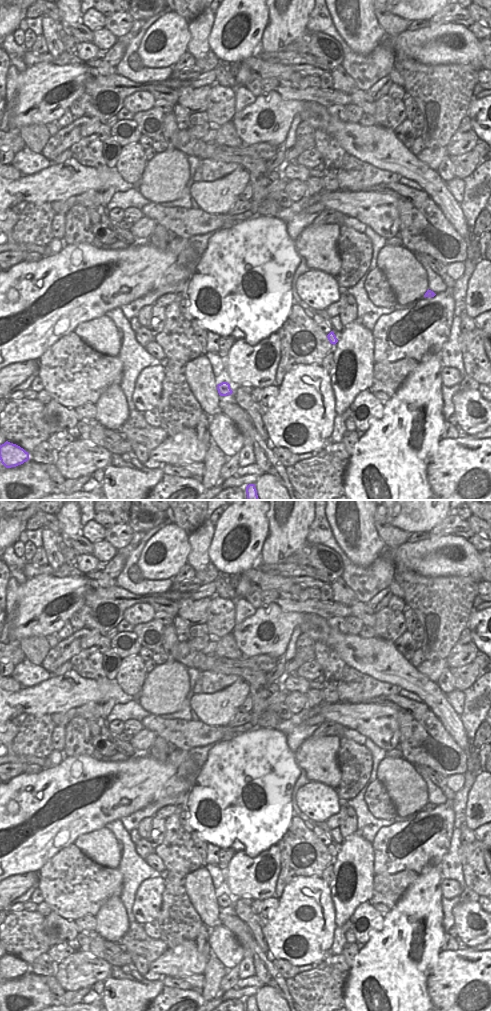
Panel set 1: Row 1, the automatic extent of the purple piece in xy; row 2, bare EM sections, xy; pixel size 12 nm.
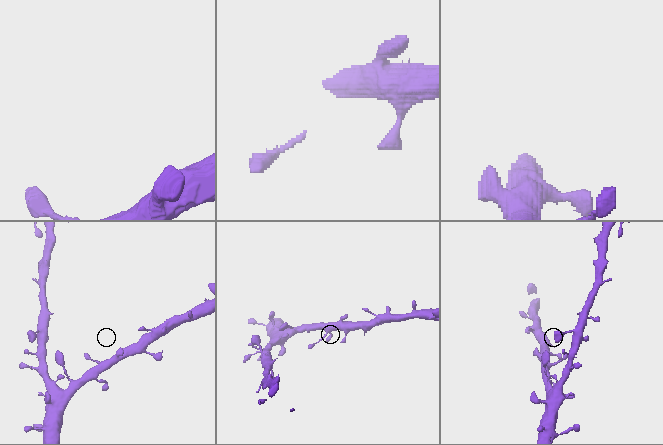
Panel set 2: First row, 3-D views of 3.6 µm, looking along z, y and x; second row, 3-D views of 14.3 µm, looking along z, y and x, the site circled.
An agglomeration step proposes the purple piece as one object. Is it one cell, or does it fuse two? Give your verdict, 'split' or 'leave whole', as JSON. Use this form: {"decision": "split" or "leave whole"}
{"decision": "leave whole"}

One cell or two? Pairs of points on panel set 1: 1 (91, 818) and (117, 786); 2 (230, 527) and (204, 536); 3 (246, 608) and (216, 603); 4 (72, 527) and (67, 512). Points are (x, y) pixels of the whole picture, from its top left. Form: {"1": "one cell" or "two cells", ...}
{"1": "one cell", "2": "two cells", "3": "two cells", "4": "one cell"}

